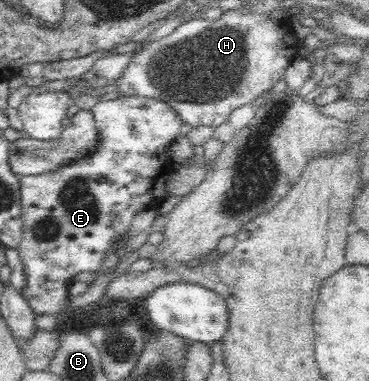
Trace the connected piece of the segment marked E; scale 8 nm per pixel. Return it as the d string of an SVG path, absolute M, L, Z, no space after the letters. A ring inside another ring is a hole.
M123 96L116 100L107 100L107 102L97 101L91 105L91 111L93 113L93 122L96 122L97 133L99 133L99 144L93 153L90 153L85 159L63 166L61 169L43 172L43 174L33 174L33 177L19 178L23 226L21 242L16 249L23 263L26 278L26 285L21 289L21 295L33 309L33 312L39 316L59 316L61 312L65 312L69 308L70 293L68 284L75 279L76 274L79 274L79 272L99 270L105 253L111 251L111 246L113 246L117 237L127 232L133 217L144 208L155 208L167 196L165 183L169 173L175 169L173 160L170 157L170 147L179 136L180 128L184 122L178 118L172 108L167 106L166 102L157 101L153 98Z

